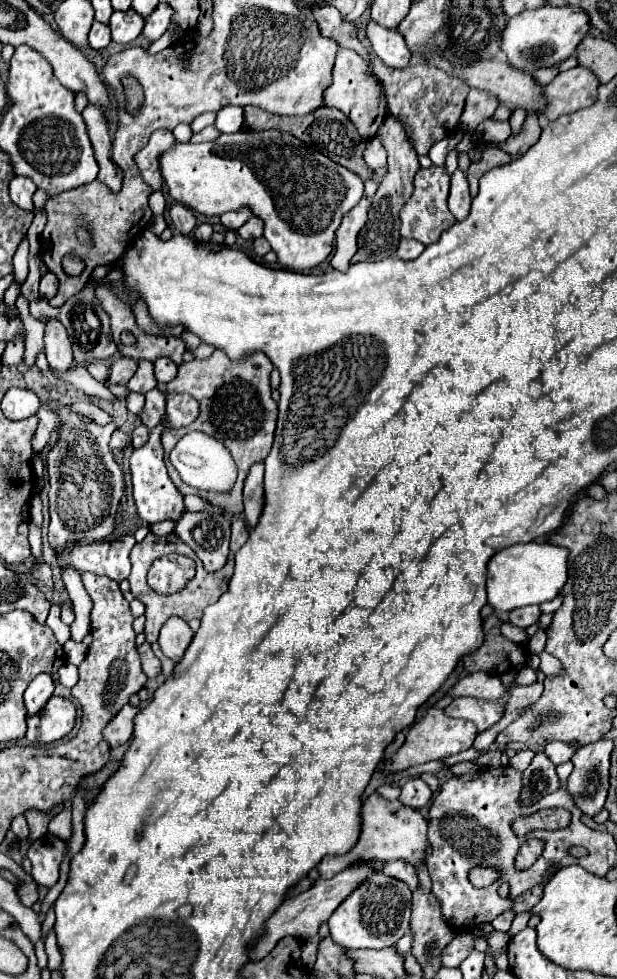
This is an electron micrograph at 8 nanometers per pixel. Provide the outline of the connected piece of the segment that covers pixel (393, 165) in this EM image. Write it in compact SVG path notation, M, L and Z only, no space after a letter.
M388 116L382 126L378 128L376 138L382 142L382 146L388 152L388 172L380 182L378 192L372 198L372 206L368 210L368 222L364 224L364 228L358 234L358 252L354 254L352 262L360 262L360 260L384 260L392 254L396 254L398 248L398 240L400 240L400 218L398 212L404 204L404 200L408 200L408 196L412 196L412 176L416 176L416 172L420 170L418 164L418 154L414 152L402 124L398 120L394 120L392 116Z

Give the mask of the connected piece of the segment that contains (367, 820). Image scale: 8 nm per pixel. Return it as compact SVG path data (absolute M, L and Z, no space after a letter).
M374 792L372 796L364 800L364 806L362 806L362 834L358 844L344 856L328 856L326 860L322 860L320 878L332 878L334 874L338 874L340 870L348 868L354 862L370 862L374 858L384 862L402 858L402 860L408 860L414 868L418 868L424 858L424 848L428 846L426 830L428 830L428 822L422 814L414 814L414 810L408 806L402 806L400 800L390 802Z

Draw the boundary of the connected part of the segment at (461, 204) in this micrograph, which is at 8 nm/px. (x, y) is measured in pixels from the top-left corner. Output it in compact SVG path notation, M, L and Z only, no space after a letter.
M456 170L452 174L452 182L450 182L450 196L448 196L448 208L454 214L454 218L460 222L468 216L470 212L470 192L468 192L468 180L464 176L464 172Z

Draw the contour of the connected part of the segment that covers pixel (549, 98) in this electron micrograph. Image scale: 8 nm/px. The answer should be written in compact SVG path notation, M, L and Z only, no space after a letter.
M582 66L560 72L548 86L542 88L544 110L540 118L552 122L564 114L572 114L580 108L594 104L598 84L600 82L594 72Z

